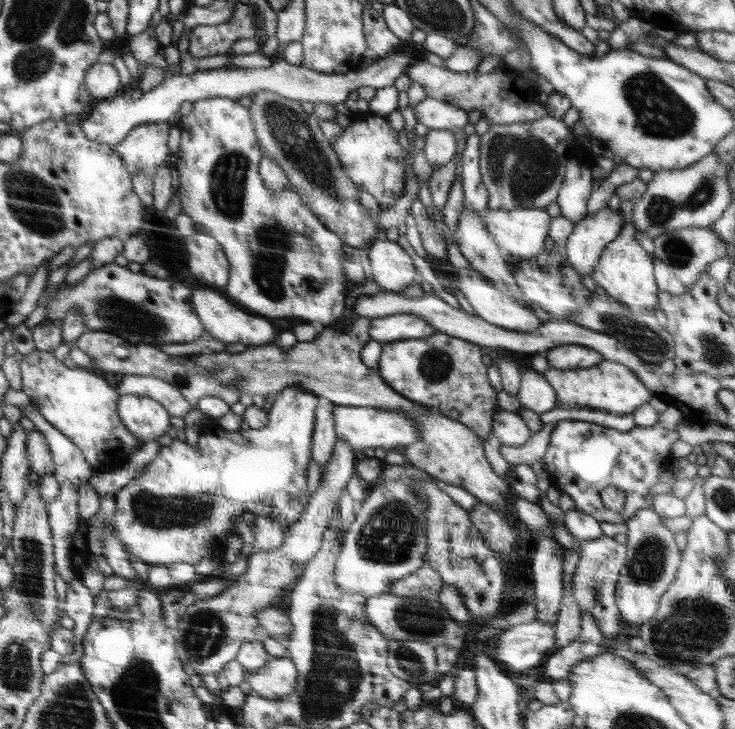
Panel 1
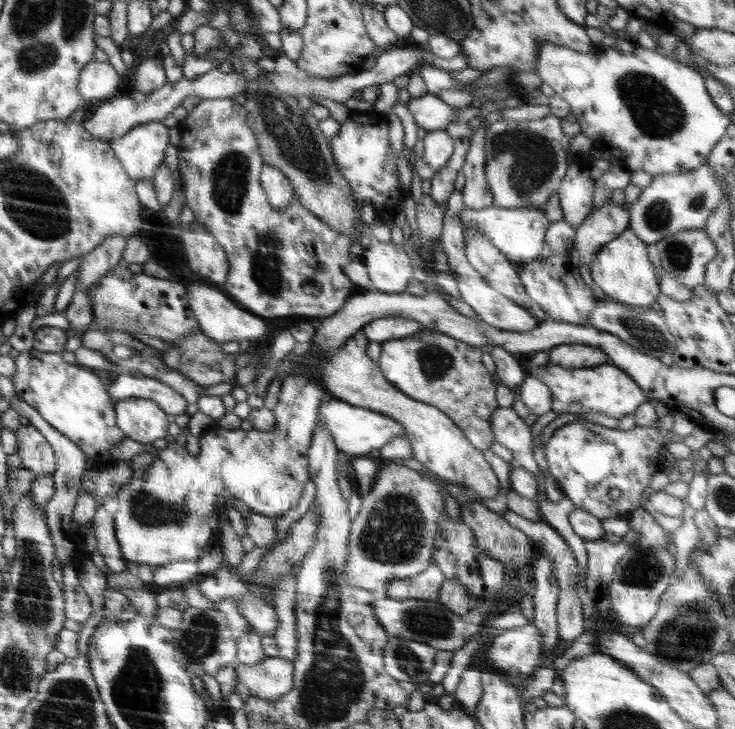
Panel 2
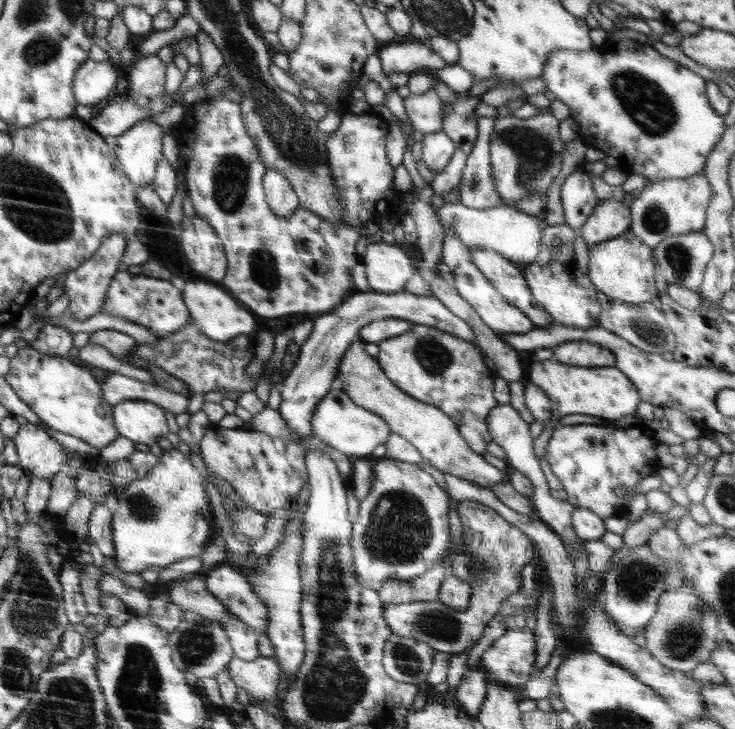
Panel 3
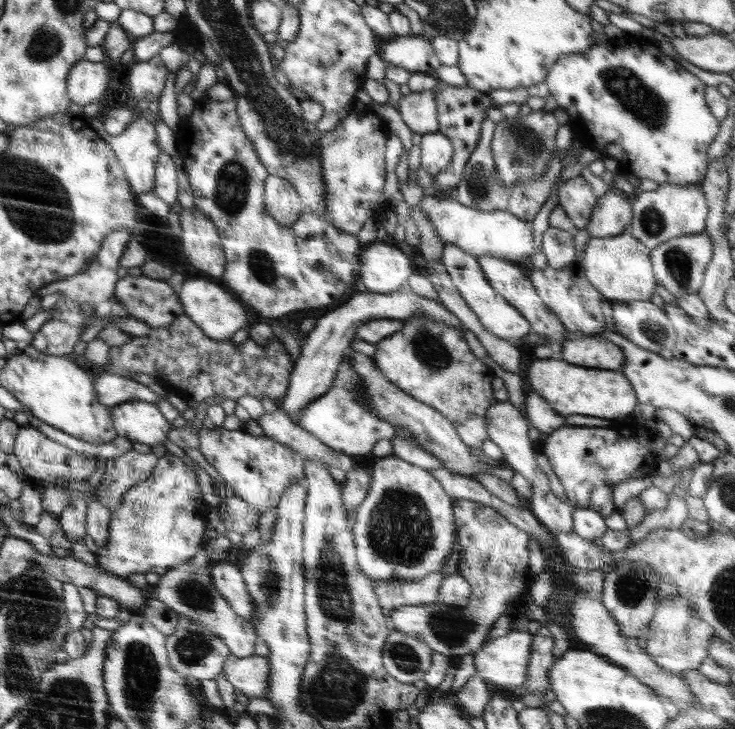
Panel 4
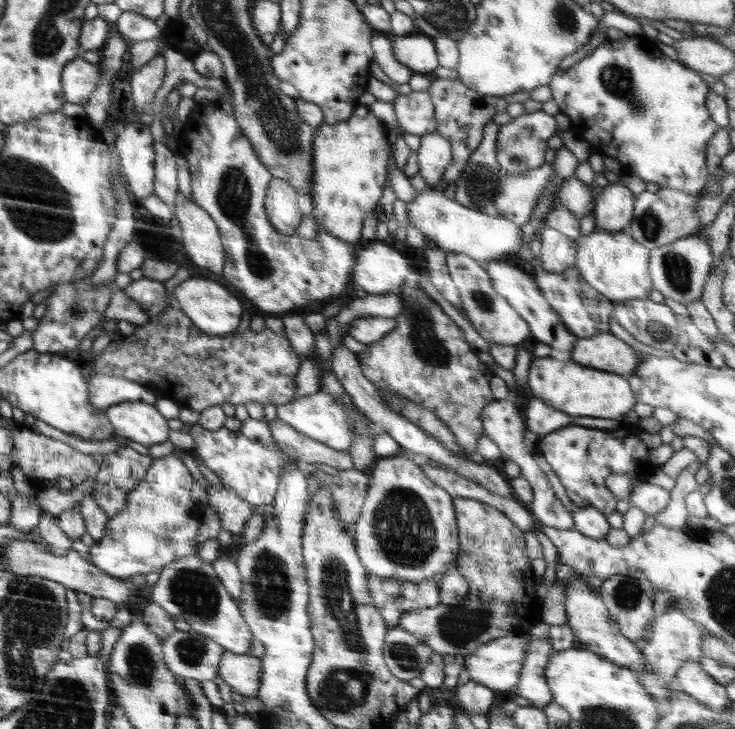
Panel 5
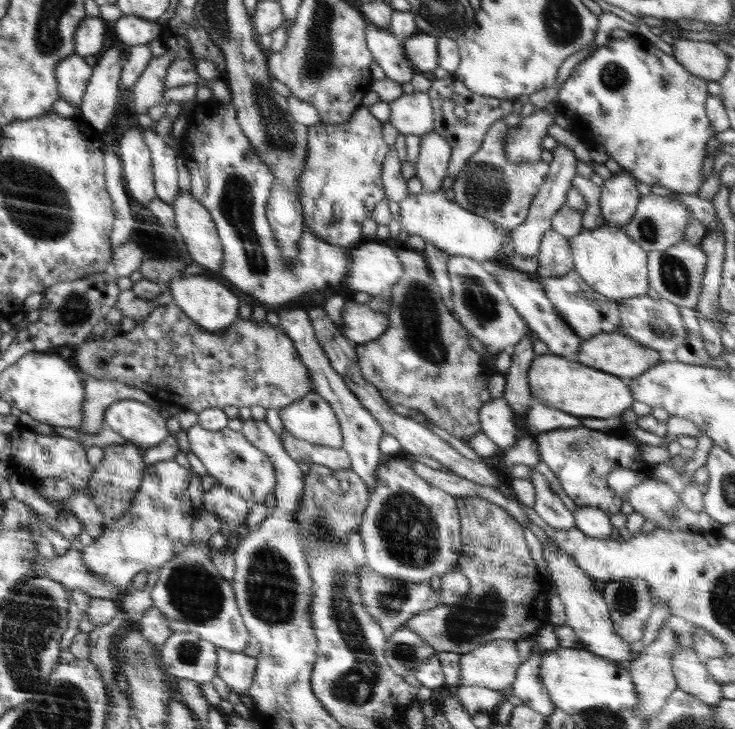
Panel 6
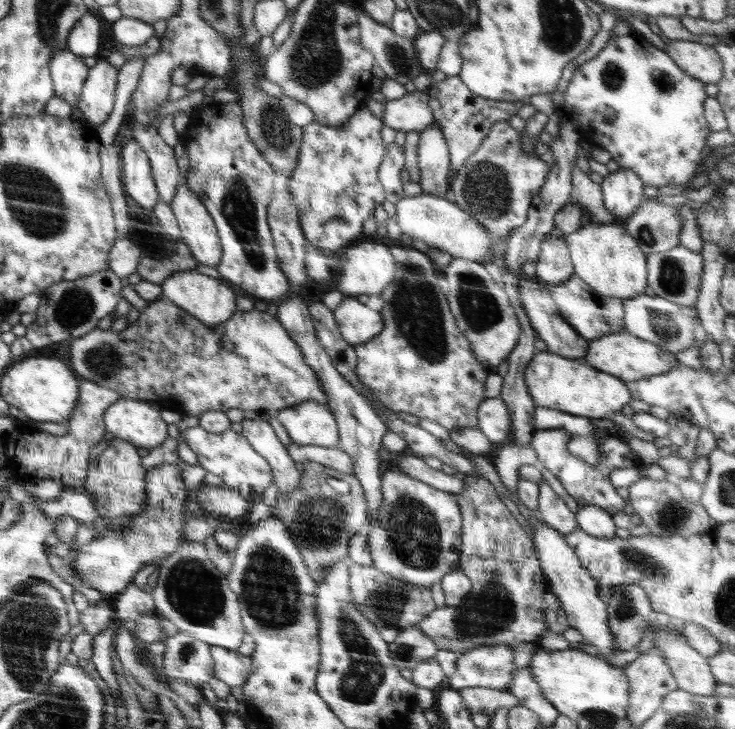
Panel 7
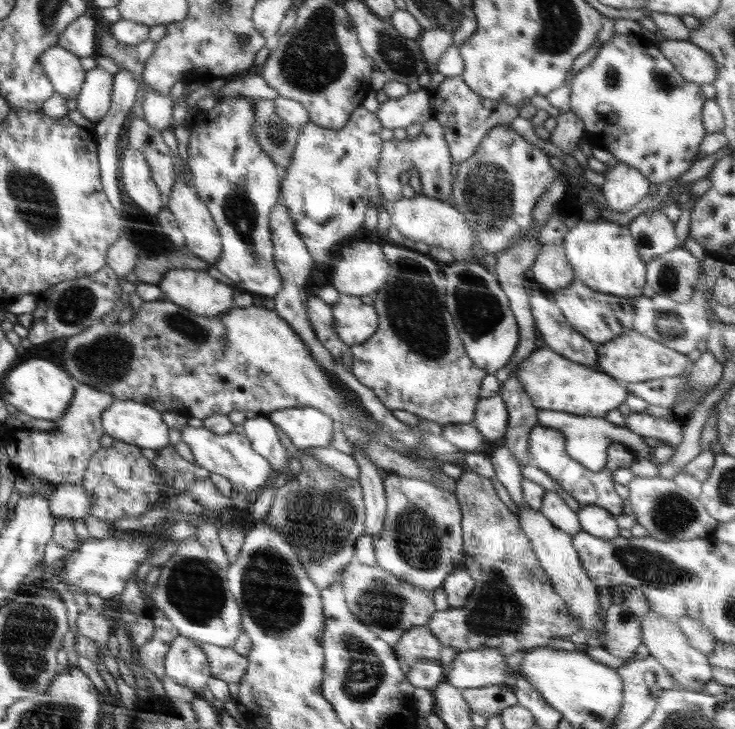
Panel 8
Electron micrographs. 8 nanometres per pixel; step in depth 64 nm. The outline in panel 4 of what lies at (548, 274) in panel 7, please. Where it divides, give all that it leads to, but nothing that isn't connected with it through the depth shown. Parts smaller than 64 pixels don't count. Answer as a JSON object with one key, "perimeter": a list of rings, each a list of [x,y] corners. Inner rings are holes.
{"perimeter":[[[548,228],[542,238],[542,251],[547,254],[548,267],[562,268],[574,260],[574,238],[560,228]]]}

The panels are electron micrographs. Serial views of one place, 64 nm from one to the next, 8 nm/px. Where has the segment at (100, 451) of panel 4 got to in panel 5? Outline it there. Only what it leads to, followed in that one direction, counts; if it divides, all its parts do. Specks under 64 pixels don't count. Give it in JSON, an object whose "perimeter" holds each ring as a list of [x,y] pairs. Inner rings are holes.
{"perimeter":[[[30,413],[25,414],[23,425],[52,439],[64,441],[77,451],[80,451],[84,454],[91,455],[93,453],[98,453],[107,455],[109,453],[118,451],[118,449],[122,449],[122,447],[125,447],[125,444],[117,441],[116,439],[83,441],[76,436],[62,432],[62,430],[58,430],[58,428],[54,428],[54,426],[50,426],[50,424],[46,424],[46,422],[42,422],[42,420],[38,420],[38,418],[34,417]]]}

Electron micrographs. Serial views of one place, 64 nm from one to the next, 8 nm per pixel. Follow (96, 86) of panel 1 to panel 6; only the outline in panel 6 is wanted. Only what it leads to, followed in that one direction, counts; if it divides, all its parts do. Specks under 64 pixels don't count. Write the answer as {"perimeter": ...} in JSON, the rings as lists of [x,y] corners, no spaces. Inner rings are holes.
{"perimeter":[[[74,53],[59,62],[55,76],[59,84],[60,99],[79,108],[93,76],[92,66],[84,62],[83,56]]]}

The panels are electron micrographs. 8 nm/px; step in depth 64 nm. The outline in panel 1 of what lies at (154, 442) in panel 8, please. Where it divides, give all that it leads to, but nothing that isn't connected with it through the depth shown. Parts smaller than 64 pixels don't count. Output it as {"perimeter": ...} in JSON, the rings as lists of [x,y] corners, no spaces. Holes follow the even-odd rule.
{"perimeter":[[[123,394],[120,397],[120,418],[124,426],[143,443],[157,440],[171,429],[171,414],[161,402],[149,396]]]}

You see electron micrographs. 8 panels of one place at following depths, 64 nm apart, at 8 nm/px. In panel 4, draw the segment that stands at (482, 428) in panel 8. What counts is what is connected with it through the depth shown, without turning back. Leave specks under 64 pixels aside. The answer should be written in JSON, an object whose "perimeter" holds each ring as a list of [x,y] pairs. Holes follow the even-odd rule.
{"perimeter":[[[496,402],[485,414],[487,433],[489,439],[496,443],[503,452],[503,457],[516,473],[520,473],[532,485],[533,495],[530,499],[530,511],[551,532],[572,532],[573,511],[576,509],[569,502],[561,501],[551,491],[549,478],[536,462],[534,446],[531,445],[528,430],[530,424],[522,413],[510,403]]]}

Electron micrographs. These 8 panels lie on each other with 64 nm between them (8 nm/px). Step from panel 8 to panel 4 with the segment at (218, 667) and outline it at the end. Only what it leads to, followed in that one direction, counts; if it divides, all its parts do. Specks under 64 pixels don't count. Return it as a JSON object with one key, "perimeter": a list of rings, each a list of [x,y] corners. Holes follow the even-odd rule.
{"perimeter":[[[231,654],[224,663],[222,674],[238,693],[246,697],[264,698],[269,685],[269,662],[260,655],[248,658]]]}

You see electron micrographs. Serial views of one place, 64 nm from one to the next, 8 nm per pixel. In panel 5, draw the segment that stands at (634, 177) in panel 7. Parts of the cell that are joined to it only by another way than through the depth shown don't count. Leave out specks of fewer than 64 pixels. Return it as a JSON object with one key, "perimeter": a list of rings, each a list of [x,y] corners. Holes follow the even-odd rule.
{"perimeter":[[[622,181],[609,183],[595,196],[594,222],[596,231],[619,233],[633,220],[633,206],[637,195]]]}

